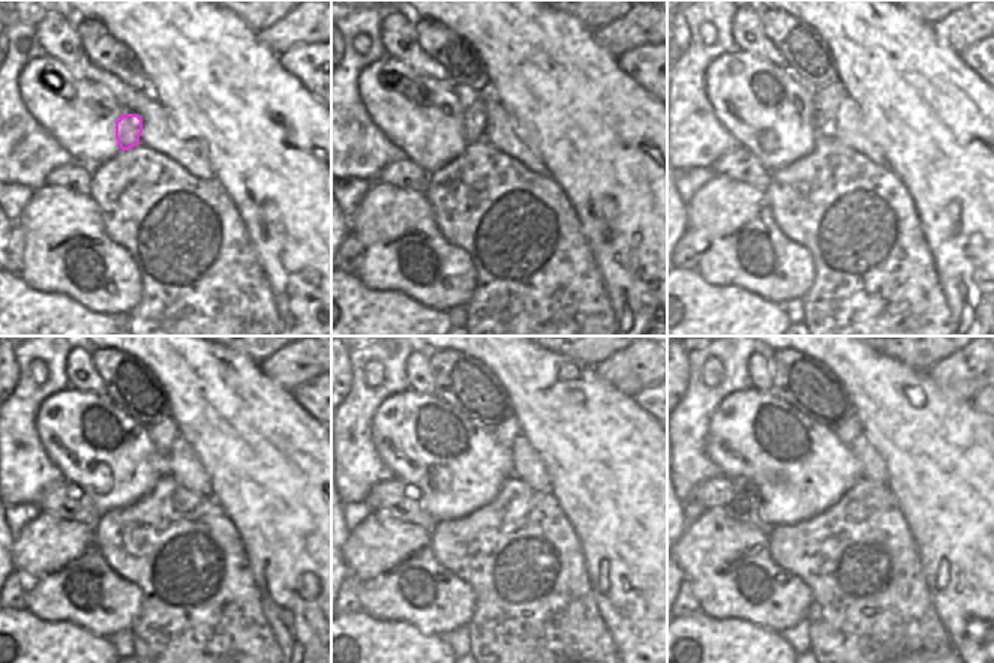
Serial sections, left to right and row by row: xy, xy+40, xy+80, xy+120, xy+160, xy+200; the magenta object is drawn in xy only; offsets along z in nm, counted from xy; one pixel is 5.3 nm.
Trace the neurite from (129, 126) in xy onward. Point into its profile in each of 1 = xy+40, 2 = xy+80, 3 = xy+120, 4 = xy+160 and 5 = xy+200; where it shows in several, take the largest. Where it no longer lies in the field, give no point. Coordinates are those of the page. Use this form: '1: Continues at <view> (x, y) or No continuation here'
1: Continues at xy+40 (476, 116)
2: Continues at xy+80 (826, 101)
3: Continues at xy+120 (162, 435)
4: Continues at xy+160 (505, 432)
5: Continues at xy+200 (846, 432)

